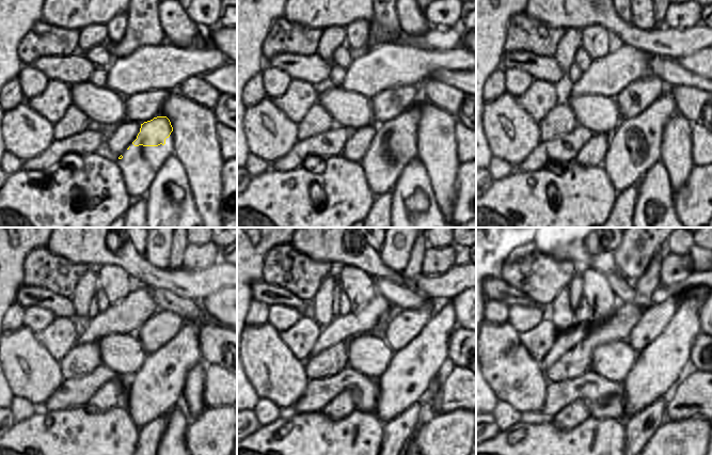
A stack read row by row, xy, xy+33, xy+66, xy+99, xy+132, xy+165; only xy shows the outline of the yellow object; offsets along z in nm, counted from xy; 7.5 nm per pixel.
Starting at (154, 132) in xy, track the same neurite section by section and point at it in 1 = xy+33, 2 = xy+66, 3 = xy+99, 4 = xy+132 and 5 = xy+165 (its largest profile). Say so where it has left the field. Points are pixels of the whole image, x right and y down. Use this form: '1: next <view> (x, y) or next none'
1: next xy+33 (400, 126)
2: next xy+66 (655, 109)
3: next xy+99 (171, 351)
4: next xy+132 (404, 357)
5: next xy+165 (654, 348)

